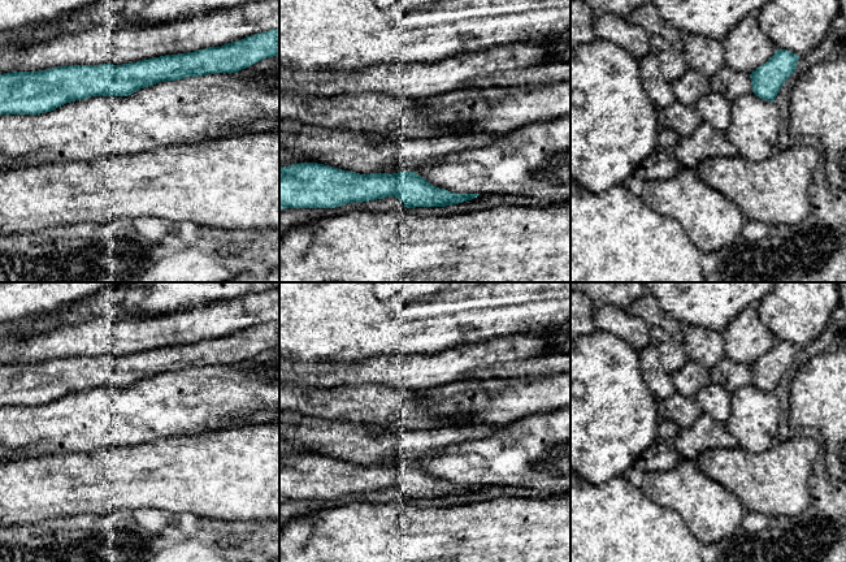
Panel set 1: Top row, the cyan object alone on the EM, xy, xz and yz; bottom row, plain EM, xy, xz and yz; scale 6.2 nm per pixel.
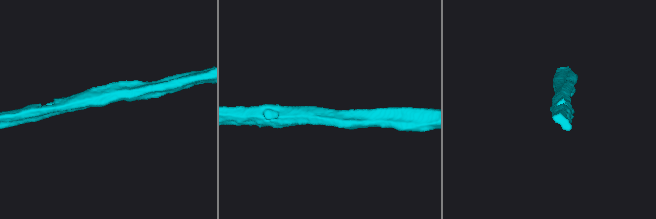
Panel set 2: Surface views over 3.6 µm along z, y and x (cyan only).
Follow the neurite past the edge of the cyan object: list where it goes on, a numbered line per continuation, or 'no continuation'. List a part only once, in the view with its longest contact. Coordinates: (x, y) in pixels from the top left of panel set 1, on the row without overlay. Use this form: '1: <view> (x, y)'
no continuation

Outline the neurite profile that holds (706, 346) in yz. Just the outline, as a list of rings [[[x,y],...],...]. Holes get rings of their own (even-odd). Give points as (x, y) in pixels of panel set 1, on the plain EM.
[[[684,325],[684,341],[681,343],[686,359],[693,359],[710,371],[725,358],[723,332],[699,325]]]

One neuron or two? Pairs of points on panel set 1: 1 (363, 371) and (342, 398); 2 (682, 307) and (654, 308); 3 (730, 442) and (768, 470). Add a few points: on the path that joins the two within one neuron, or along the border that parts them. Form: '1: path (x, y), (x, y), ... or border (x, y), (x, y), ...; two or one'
1: border (384, 384), (350, 384), (322, 389); two
2: border (653, 295), (682, 325); two
3: border (738, 446), (710, 448), (706, 450); two

